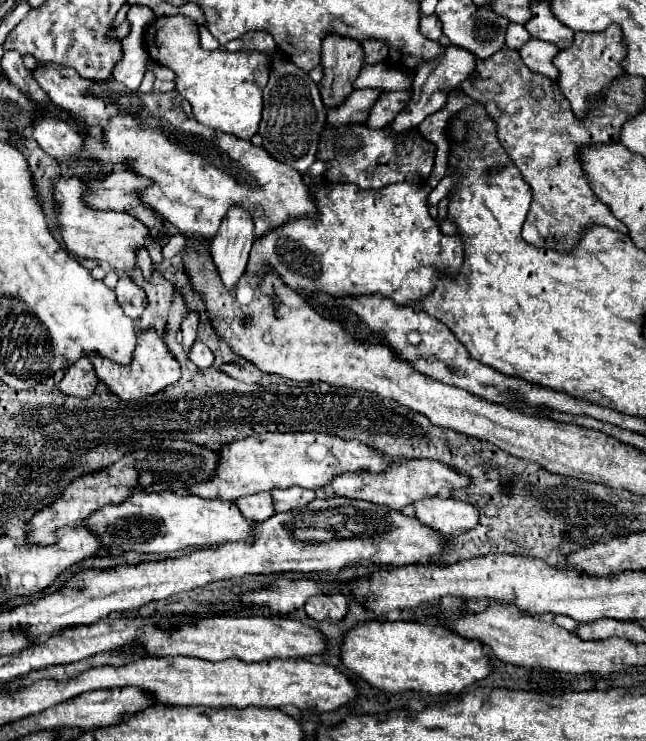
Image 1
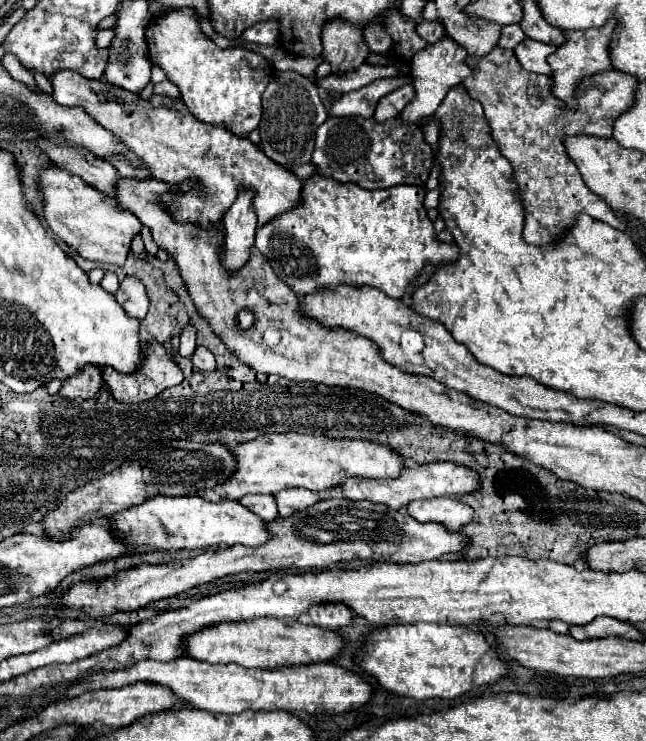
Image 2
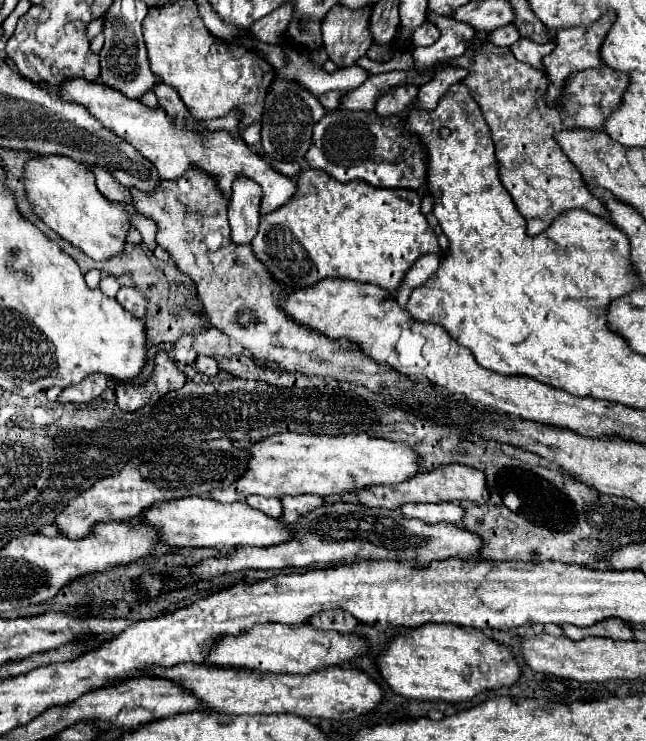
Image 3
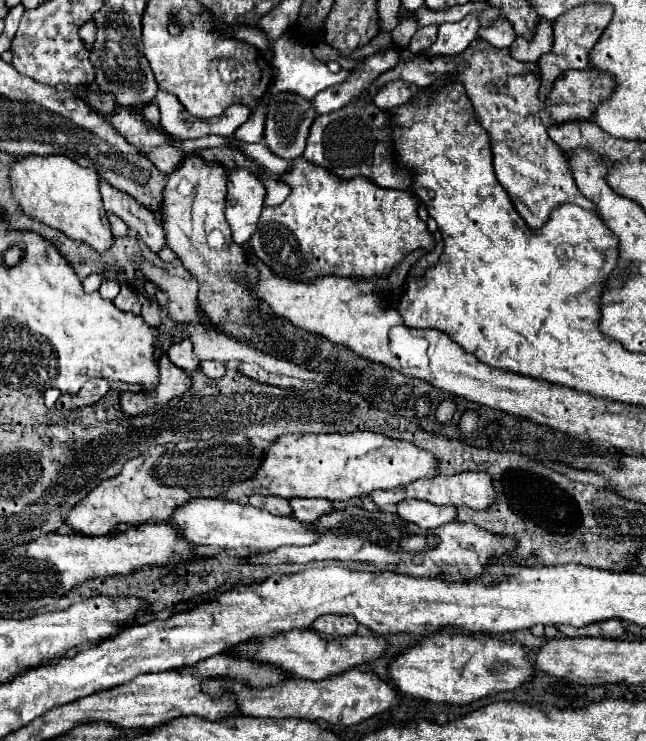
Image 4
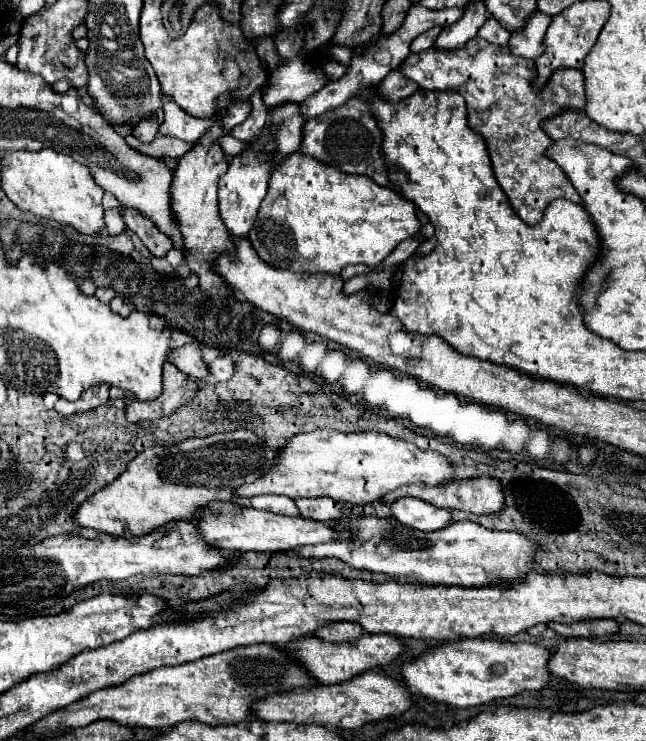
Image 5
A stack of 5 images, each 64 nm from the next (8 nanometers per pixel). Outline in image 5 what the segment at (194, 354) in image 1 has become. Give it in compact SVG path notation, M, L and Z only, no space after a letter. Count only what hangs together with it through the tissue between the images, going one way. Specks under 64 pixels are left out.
M220 356L220 358L214 360L208 368L210 368L210 372L212 372L212 376L214 376L216 380L226 382L226 380L230 380L232 374L234 374L234 360L232 360L230 356Z

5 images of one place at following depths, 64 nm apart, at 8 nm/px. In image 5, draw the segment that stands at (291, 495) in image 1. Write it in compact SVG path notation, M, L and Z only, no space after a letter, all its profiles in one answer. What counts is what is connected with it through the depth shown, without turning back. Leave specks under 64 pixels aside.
M300 498L296 500L300 516L320 520L320 522L336 522L342 518L342 506L332 498Z

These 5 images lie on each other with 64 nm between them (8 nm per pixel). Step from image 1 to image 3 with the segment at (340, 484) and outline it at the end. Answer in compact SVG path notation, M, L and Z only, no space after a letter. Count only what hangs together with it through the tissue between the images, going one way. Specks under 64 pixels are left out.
M452 464L452 466L444 466L440 470L432 470L432 472L420 472L414 478L396 484L396 486L374 486L374 488L362 488L354 492L364 504L368 506L380 506L380 508L400 508L406 502L462 502L462 500L470 500L476 504L484 504L488 500L488 484L486 484L486 476L484 472L476 470L476 468L468 468L468 466L460 466L460 464Z

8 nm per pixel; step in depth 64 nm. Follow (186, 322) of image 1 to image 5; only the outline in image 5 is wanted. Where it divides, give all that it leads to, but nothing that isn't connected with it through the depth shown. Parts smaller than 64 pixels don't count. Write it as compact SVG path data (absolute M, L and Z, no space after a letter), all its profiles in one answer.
M192 342L192 344L186 344L182 348L176 348L170 354L170 362L176 364L184 374L194 376L196 380L206 380L206 376L210 374L208 366L202 362L202 352L200 352L198 342Z

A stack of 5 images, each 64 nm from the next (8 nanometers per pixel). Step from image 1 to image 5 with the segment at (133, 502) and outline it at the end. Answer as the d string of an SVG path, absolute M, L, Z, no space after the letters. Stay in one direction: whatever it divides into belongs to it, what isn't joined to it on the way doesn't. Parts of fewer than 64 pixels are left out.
M216 504L216 508L206 510L204 518L196 524L204 536L204 540L216 548L234 550L234 552L292 552L302 546L332 542L332 540L350 540L350 532L336 532L330 524L308 520L302 516L282 516L256 508L238 508L232 504Z

